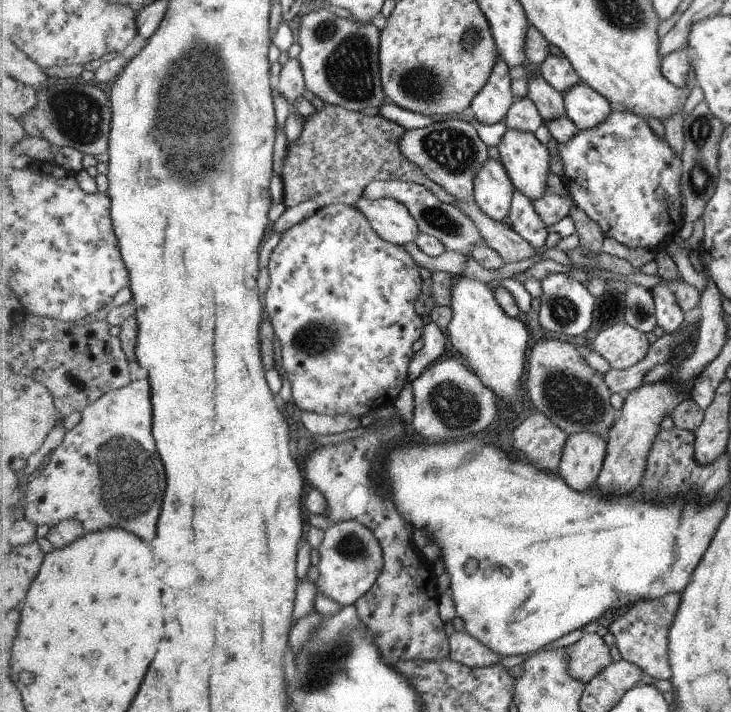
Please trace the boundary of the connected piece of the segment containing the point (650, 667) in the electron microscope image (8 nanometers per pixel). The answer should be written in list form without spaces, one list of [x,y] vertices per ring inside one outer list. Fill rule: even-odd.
[[[680,594],[666,596],[666,600],[644,600],[642,604],[634,604],[634,608],[613,614],[606,620],[609,632],[616,637],[616,646],[622,660],[632,662],[646,672],[649,681],[668,680],[668,654],[666,654],[666,636],[668,628],[674,620],[676,608],[680,602]]]

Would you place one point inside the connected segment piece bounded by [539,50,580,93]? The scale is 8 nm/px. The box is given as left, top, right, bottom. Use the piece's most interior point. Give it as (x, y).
(556, 69)

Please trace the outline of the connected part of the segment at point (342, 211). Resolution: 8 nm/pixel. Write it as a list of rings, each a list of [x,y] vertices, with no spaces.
[[[333,204],[328,207],[319,207],[313,216],[303,219],[282,234],[277,246],[270,255],[268,265],[270,286],[266,290],[266,314],[272,320],[274,334],[280,342],[283,369],[286,371],[292,391],[293,406],[298,406],[302,412],[314,412],[321,415],[363,417],[370,415],[374,410],[385,406],[394,406],[396,394],[402,392],[409,383],[409,367],[414,360],[412,346],[425,332],[424,320],[414,310],[414,302],[420,294],[420,274],[414,259],[406,252],[404,246],[395,245],[386,241],[374,229],[373,222],[369,220],[360,208],[346,204]]]

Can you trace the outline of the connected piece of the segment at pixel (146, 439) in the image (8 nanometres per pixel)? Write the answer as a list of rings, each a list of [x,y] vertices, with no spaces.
[[[149,378],[140,379],[108,392],[86,408],[78,425],[67,433],[61,445],[52,452],[47,467],[28,479],[25,516],[34,524],[47,524],[49,527],[64,520],[80,520],[88,532],[126,528],[142,536],[146,542],[154,542],[158,536],[166,486],[166,468],[154,434],[152,386]]]

